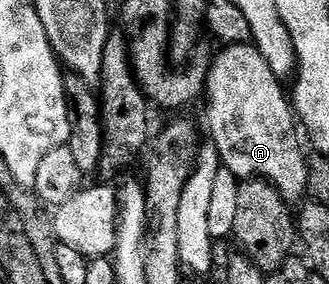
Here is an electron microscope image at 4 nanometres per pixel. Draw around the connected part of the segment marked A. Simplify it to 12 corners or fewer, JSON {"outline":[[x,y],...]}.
{"outline":[[253,42],[206,74],[206,127],[239,181],[307,198],[283,80]]}

